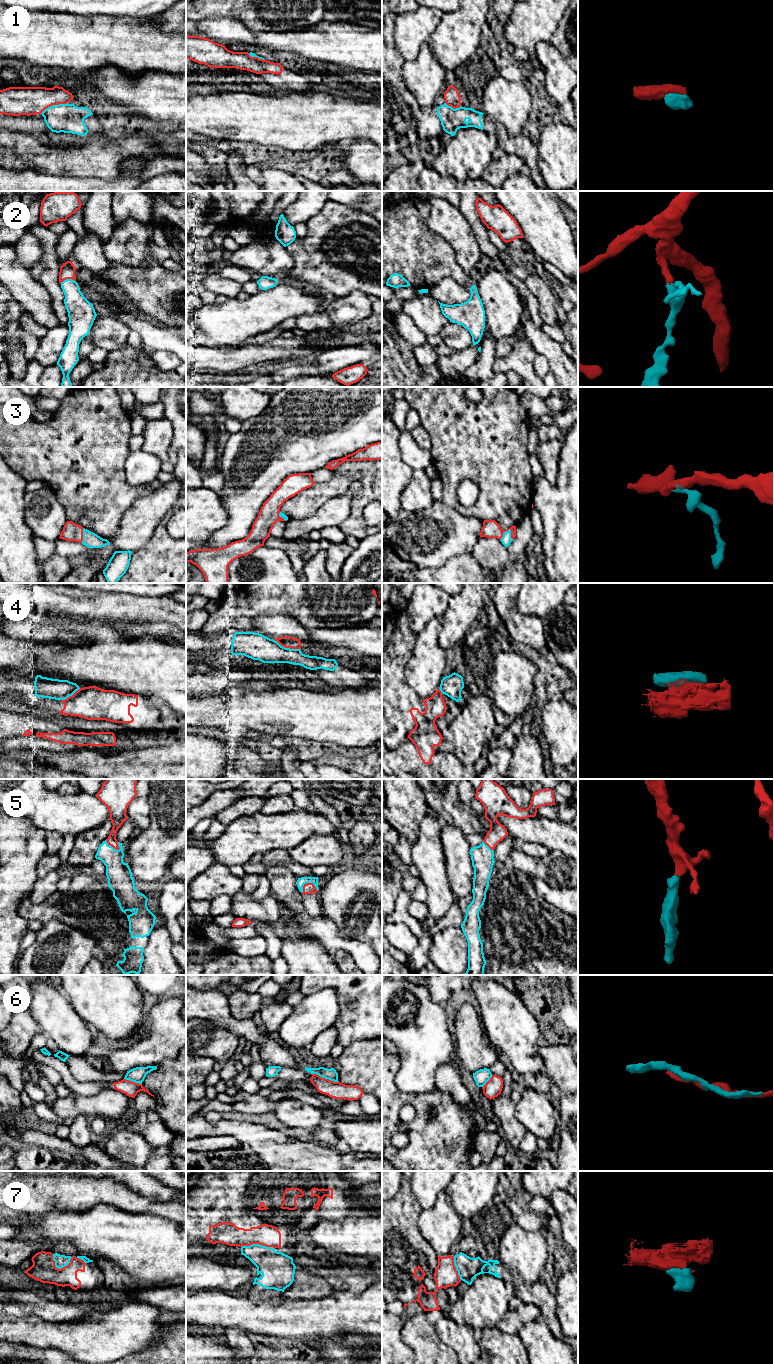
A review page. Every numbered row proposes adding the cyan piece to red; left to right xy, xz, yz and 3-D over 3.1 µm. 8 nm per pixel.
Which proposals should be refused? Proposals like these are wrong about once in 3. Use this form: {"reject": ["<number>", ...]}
{"reject": ["1", "4", "6"]}

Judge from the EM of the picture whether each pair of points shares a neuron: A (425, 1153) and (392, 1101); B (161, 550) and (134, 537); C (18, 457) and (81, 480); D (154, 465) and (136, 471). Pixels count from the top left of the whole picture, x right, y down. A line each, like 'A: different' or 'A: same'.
A: same
B: different
C: same
D: same

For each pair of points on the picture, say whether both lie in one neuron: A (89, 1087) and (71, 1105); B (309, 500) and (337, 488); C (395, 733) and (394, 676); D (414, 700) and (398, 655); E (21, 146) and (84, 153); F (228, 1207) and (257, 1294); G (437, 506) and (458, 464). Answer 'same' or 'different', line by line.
A: different
B: same
C: same
D: same
E: same
F: same
G: different

